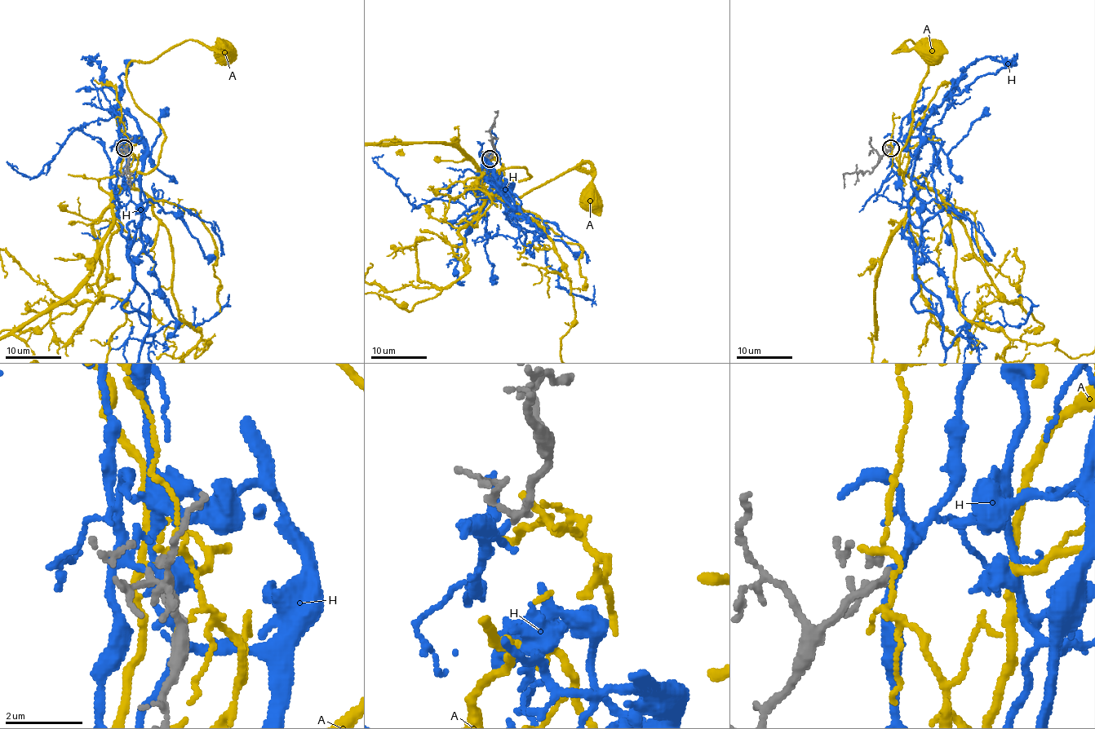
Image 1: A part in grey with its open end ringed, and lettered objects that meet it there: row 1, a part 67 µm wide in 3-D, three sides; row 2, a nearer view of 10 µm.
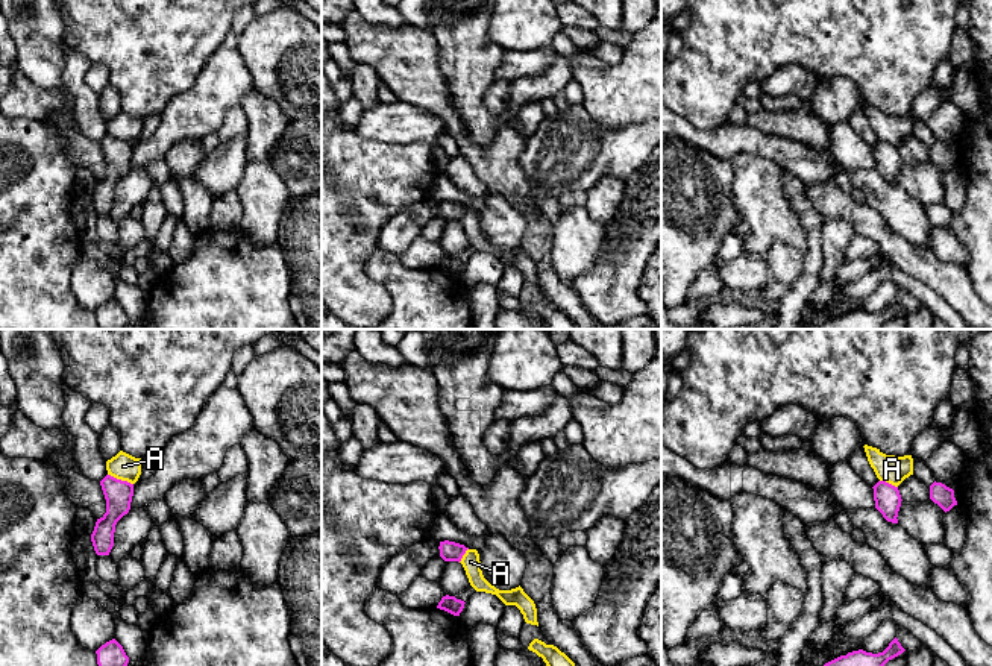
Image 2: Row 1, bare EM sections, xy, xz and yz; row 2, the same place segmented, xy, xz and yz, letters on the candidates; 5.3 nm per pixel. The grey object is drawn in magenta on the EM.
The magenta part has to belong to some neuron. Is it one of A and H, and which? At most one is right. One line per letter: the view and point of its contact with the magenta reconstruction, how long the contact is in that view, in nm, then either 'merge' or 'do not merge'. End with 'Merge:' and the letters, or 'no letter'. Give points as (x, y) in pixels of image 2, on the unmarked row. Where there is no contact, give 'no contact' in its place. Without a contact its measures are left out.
A: meets magenta in xy at (120, 140); contact 150 nm long; do not merge
H: no contact; merge
Merge: H

